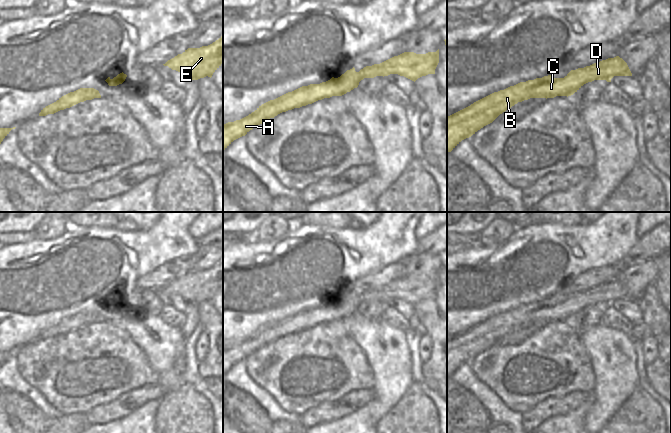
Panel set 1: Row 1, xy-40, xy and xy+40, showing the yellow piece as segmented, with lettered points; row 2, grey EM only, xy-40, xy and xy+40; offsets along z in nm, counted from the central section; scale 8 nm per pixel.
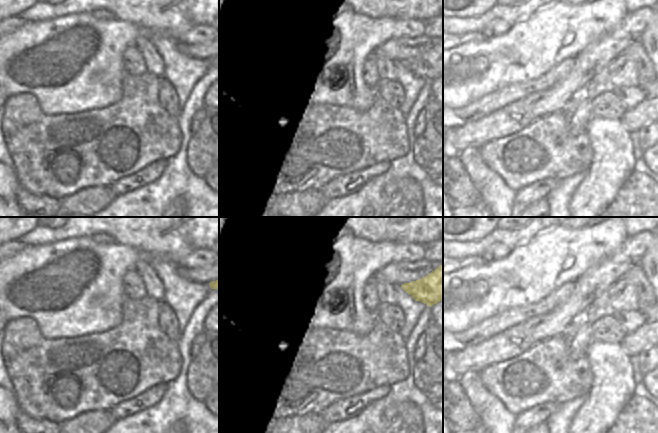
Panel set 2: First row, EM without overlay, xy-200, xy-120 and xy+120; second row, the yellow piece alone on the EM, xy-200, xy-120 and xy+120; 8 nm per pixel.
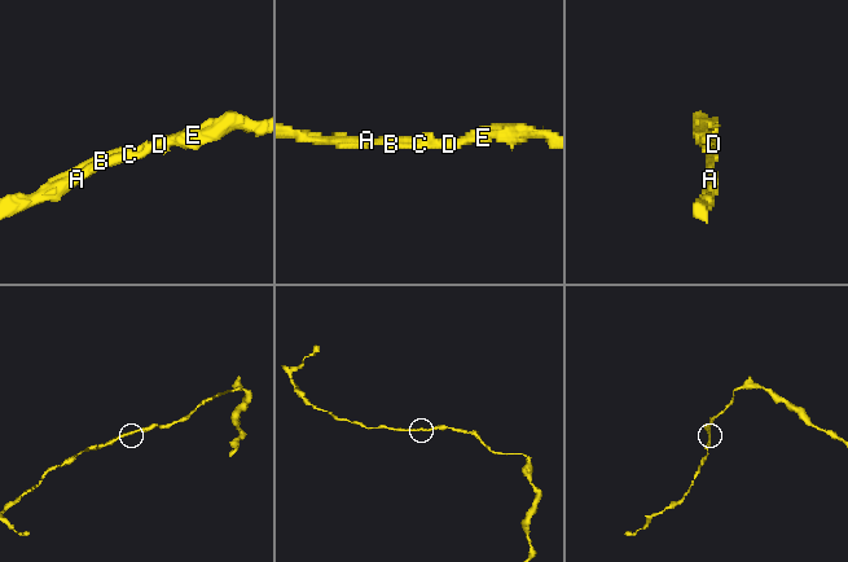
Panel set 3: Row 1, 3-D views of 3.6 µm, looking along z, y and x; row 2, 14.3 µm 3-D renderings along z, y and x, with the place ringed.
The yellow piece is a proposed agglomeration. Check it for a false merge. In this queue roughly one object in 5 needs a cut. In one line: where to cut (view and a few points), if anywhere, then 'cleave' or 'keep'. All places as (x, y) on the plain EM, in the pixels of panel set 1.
cut none; keep

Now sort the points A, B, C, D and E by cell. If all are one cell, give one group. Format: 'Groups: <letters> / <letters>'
Groups: A B C D E

